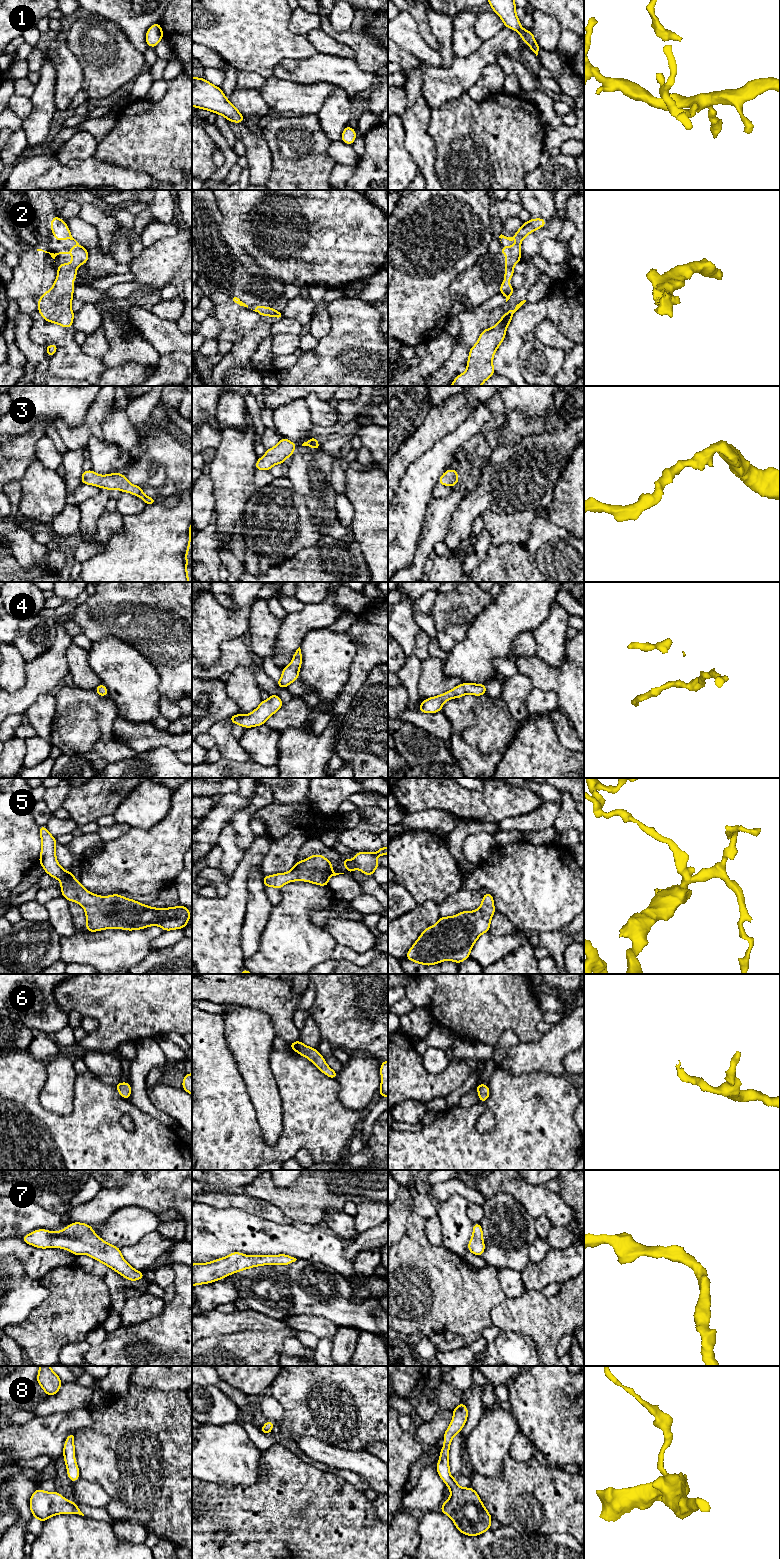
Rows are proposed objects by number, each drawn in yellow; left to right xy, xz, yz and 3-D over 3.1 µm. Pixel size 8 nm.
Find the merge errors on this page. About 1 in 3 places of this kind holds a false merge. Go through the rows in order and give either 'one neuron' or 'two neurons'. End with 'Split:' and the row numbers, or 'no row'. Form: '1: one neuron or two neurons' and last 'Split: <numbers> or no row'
1: one neuron
2: one neuron
3: one neuron
4: one neuron
5: one neuron
6: one neuron
7: one neuron
8: one neuron
Split: no row

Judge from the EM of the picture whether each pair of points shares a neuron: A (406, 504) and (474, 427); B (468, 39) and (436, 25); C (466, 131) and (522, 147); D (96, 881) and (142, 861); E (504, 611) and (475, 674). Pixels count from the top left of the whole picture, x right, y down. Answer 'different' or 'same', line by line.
A: same
B: different
C: same
D: same
E: same

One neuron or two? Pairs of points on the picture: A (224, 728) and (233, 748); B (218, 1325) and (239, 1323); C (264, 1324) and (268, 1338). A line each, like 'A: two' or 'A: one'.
A: one
B: one
C: two

